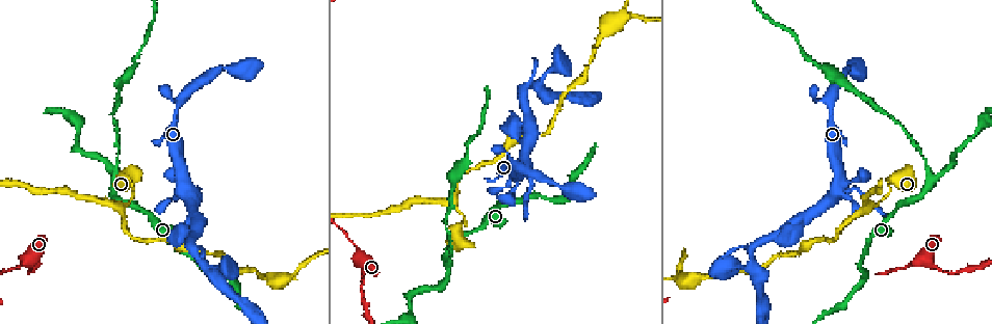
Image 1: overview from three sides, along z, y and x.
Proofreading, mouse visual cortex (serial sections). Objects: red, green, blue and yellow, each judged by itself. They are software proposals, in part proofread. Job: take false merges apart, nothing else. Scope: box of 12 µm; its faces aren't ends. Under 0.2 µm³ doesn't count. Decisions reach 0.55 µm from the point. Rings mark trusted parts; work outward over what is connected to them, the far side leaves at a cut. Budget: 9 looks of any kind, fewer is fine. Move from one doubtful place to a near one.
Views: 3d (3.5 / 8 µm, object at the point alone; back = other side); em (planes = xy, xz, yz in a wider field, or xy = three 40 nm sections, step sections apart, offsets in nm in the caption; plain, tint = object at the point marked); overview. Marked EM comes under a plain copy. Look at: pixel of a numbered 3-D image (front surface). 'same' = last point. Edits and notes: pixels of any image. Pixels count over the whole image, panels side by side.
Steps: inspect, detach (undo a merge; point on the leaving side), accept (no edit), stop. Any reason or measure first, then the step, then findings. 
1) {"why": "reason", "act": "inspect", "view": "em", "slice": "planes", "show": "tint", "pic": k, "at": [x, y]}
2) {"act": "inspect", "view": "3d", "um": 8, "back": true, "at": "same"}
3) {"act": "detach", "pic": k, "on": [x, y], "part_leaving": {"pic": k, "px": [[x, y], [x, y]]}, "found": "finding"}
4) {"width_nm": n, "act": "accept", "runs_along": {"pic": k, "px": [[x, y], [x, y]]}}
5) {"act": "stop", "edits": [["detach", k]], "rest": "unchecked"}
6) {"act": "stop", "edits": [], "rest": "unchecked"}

{"why": "thin neck", "act": "inspect", "view": "3d", "um": 3.5, "pic": 1, "at": [362, 280]}

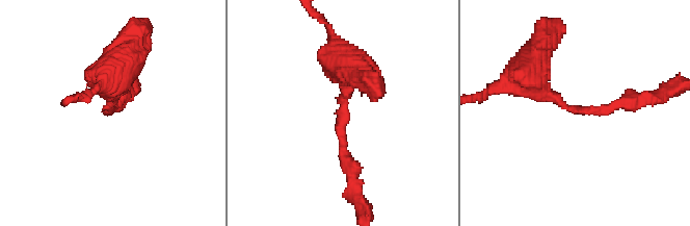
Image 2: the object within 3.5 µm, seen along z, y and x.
{"why": "now the EM", "act": "inspect", "view": "em", "slice": "xy", "step": 2, "show": "tint", "pic": 2, "at": [342, 107]}

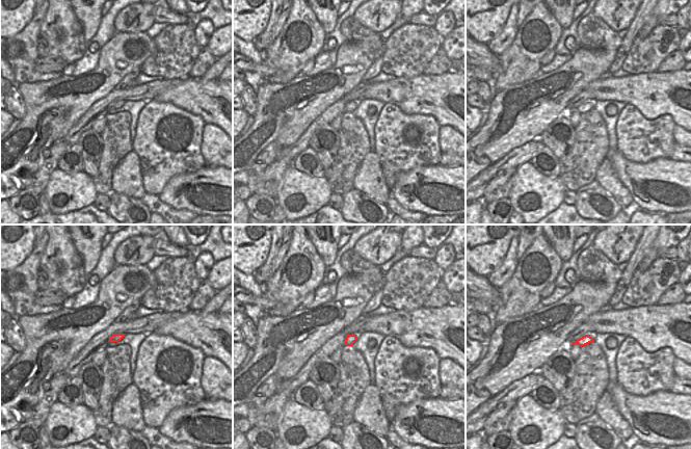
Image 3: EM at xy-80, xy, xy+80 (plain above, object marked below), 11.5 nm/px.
{"act": "accept", "found": "all the same cell"}

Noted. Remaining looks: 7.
{"why": "two arms in line, one across", "act": "inspect", "view": "3d", "um": 3.5, "pic": 1, "at": [929, 180]}

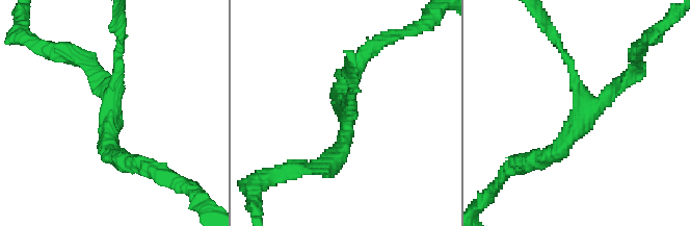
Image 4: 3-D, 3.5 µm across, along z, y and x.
{"arms": 3, "arm_widths_nm": [150, 200, 250], "act": "inspect", "view": "em", "slice": "xy", "step": 1, "show": "tint", "pic": 4, "at": [114, 113]}

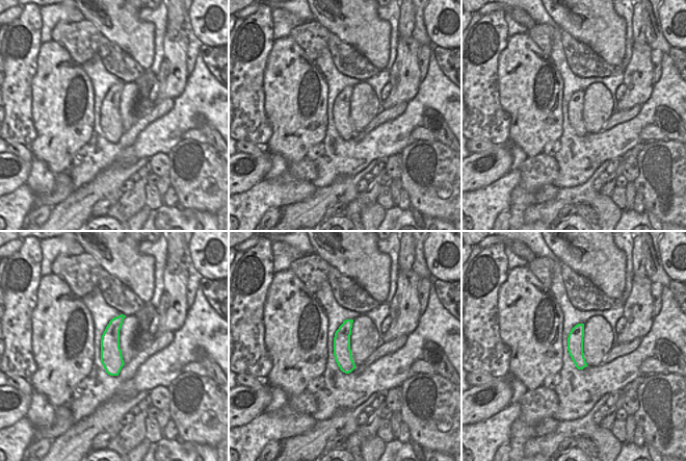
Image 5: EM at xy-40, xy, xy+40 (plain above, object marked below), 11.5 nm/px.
{"act": "accept", "found": "all the same cell"}

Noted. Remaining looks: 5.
{"why": "branch point", "act": "inspect", "view": "3d", "um": 3.5, "pic": 1, "at": [870, 209]}

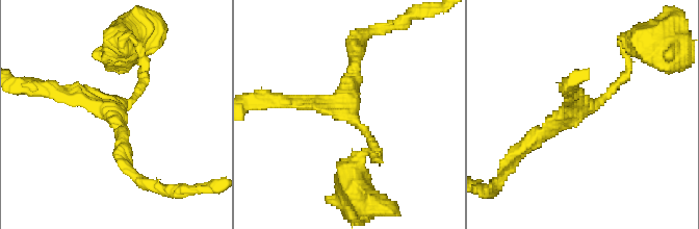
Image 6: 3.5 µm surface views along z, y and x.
{"arm_widths_nm": [150, 200, 200], "act": "accept", "runs_along": {"pic": 6, "px": [[626, 73], [599, 102], [557, 118], [522, 150]]}, "found": "one cell here"}

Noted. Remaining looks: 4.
{"why": "sharp bend", "act": "inspect", "view": "3d", "um": 3.5, "pic": 1, "at": [191, 245]}

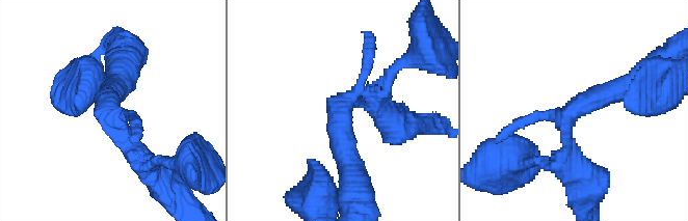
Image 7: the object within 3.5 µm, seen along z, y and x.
{"act": "inspect", "view": "em", "slice": "planes", "show": "tint", "pic": 7, "at": [338, 109]}

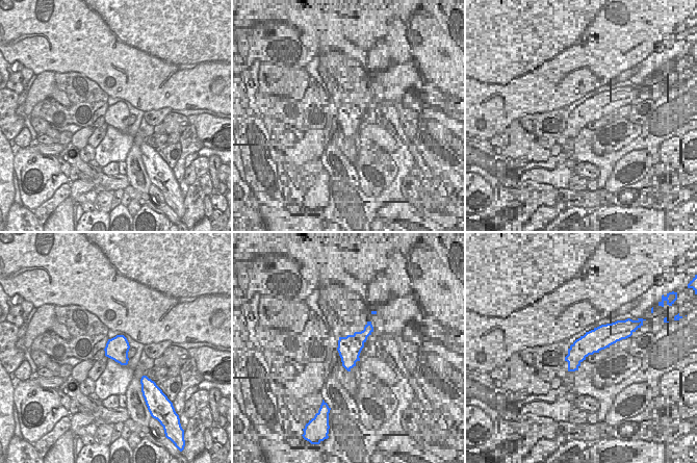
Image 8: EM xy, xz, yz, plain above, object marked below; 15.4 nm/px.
{"width_nm": 360, "act": "accept", "runs_along": {"pic": 7, "px": [[630, 85], [569, 114], [574, 165]]}, "found": "one cell here"}

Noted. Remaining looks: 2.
{"act": "stop", "edits": [], "rest": "unchecked"}

